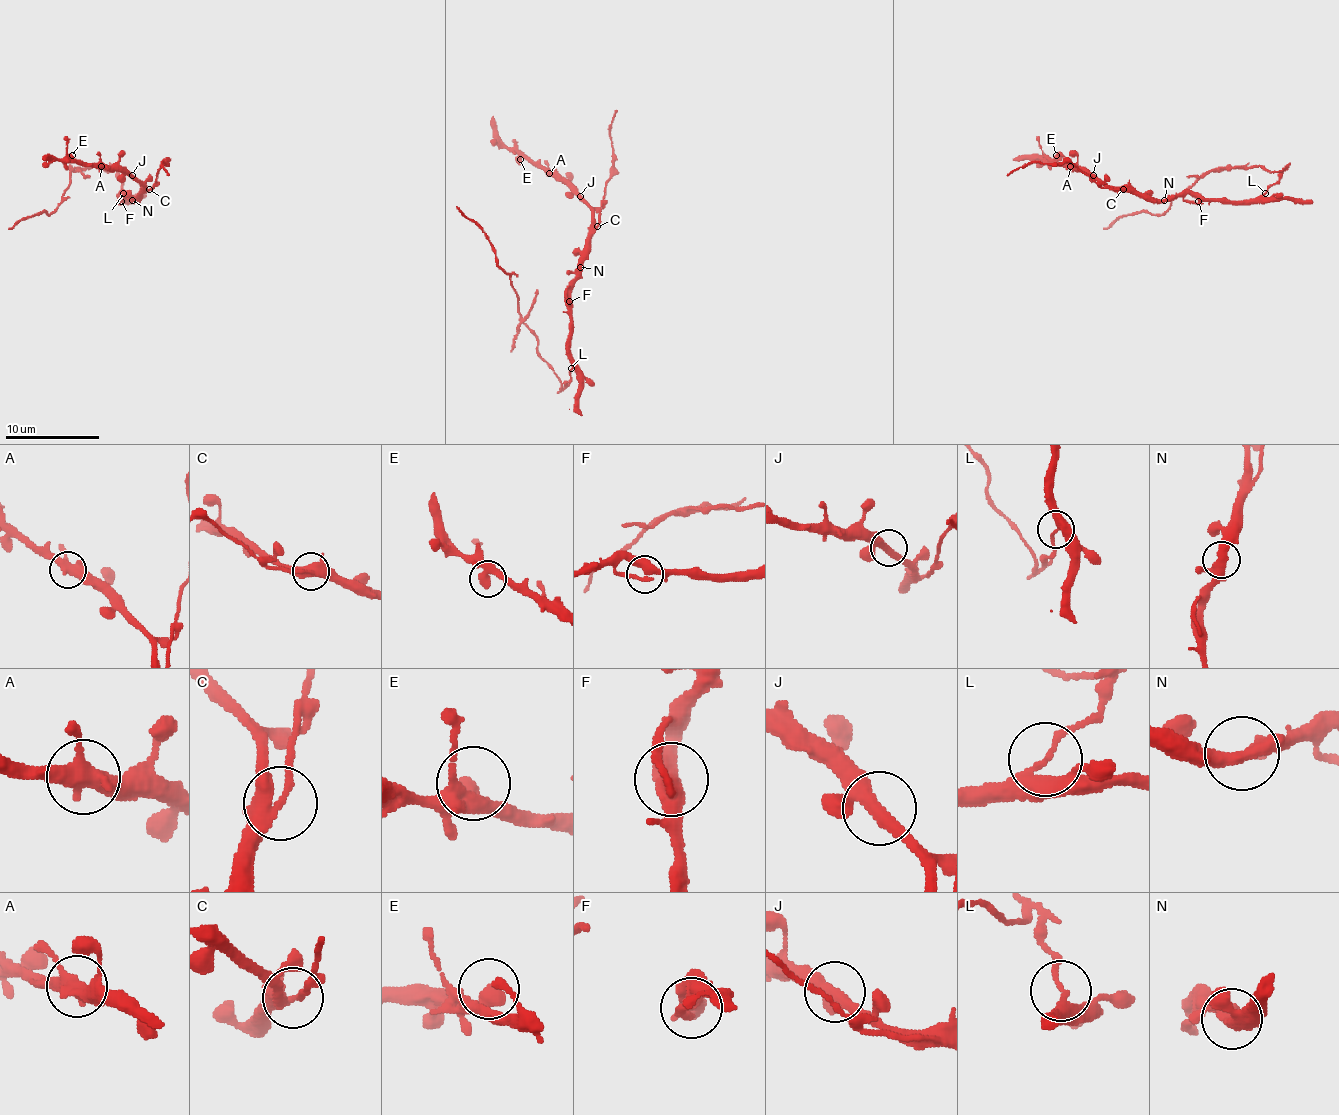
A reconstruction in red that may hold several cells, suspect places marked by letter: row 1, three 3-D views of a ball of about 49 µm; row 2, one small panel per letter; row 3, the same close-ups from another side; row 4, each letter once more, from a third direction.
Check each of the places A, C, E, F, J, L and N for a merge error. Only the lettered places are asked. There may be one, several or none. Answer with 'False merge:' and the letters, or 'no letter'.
False merge: C, L

